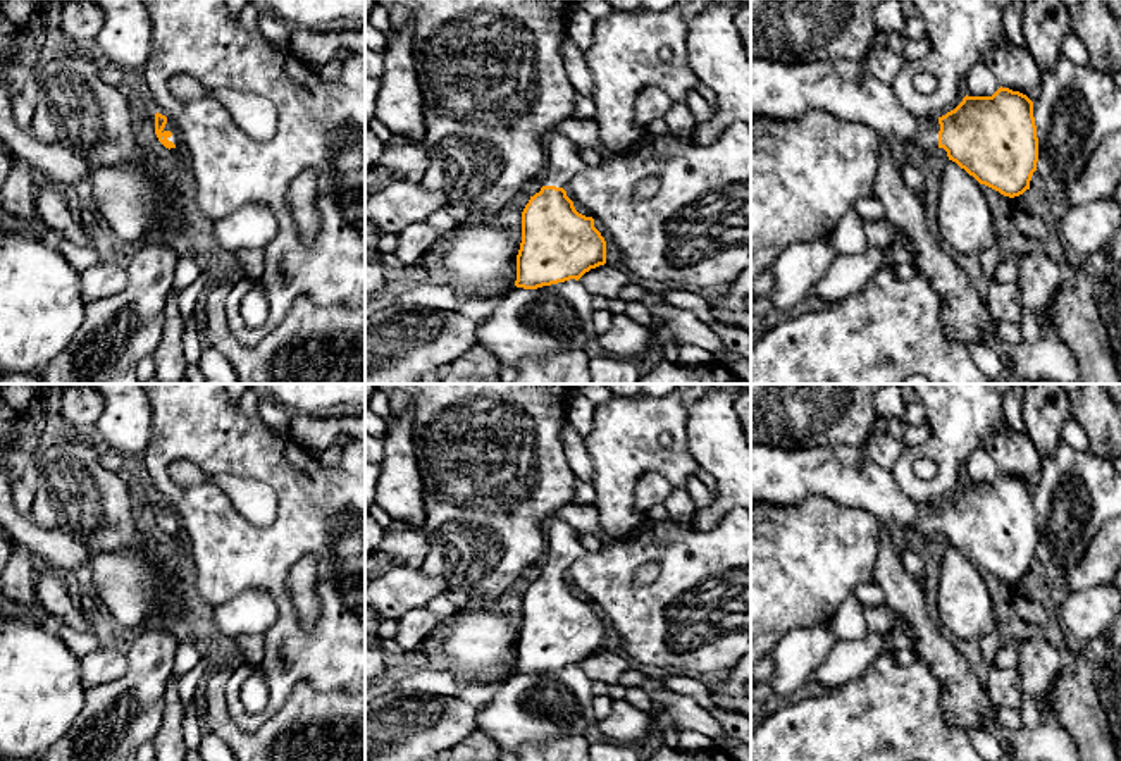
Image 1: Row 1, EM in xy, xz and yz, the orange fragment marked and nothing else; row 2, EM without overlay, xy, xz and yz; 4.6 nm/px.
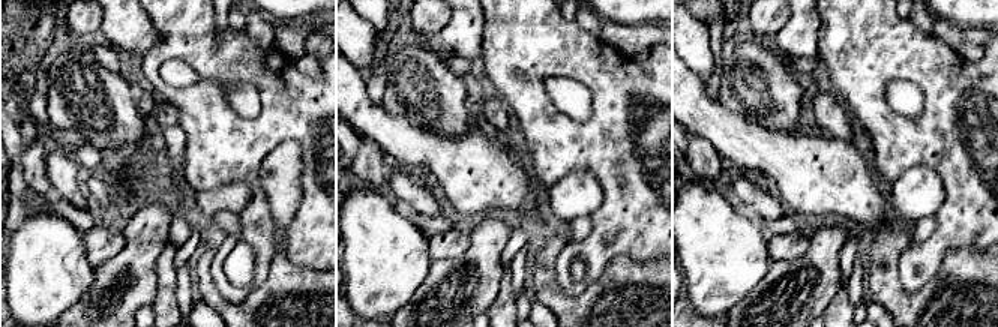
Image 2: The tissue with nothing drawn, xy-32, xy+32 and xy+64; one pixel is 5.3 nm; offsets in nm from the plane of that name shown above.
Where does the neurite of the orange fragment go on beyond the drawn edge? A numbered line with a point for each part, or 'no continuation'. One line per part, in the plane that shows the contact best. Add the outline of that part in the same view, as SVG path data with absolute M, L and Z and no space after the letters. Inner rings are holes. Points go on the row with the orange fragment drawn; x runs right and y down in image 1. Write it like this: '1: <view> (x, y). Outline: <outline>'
1: xy (169, 126). Outline: M167 119L167 124L165 124L164 131L170 131L172 136L167 138L167 139L172 141L176 146L181 146L183 141L181 141L179 131L169 119Z

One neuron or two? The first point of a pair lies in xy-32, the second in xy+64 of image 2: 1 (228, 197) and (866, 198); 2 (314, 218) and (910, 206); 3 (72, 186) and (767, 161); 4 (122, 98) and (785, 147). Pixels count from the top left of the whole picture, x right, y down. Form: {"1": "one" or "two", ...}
{"1": "two", "2": "two", "3": "two", "4": "two"}

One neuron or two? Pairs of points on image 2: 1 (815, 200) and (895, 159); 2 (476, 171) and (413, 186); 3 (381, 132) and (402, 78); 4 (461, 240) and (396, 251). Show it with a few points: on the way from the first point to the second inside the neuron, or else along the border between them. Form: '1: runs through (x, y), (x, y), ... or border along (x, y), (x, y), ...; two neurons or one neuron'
1: border along (869, 164), (881, 180); two neurons
2: border along (392, 162), (416, 173); two neurons
3: border along (380, 104), (387, 111), (404, 116), (422, 126); two neurons
4: border along (428, 237), (428, 255), (432, 260); two neurons

